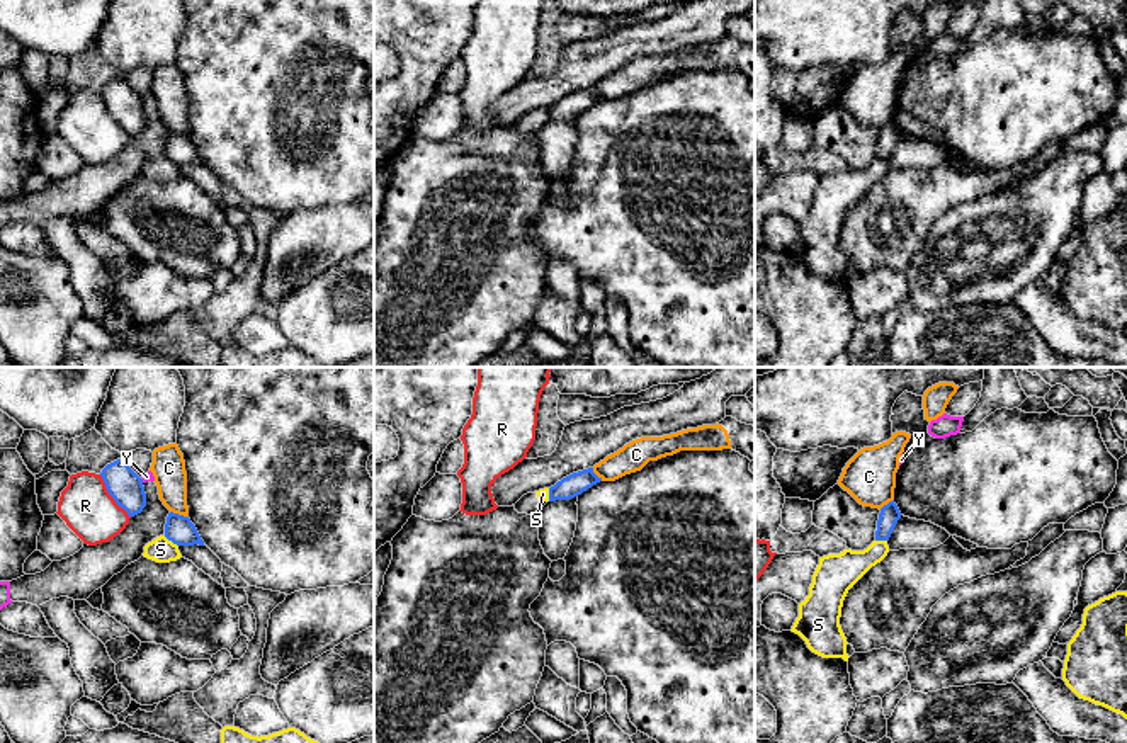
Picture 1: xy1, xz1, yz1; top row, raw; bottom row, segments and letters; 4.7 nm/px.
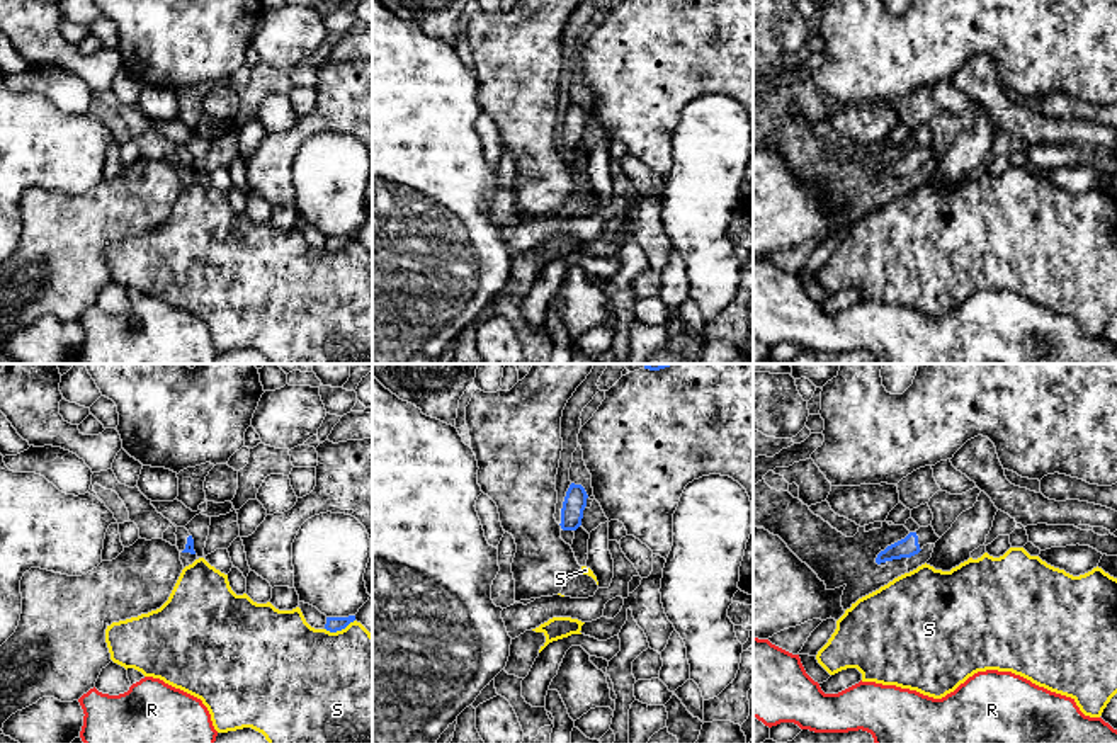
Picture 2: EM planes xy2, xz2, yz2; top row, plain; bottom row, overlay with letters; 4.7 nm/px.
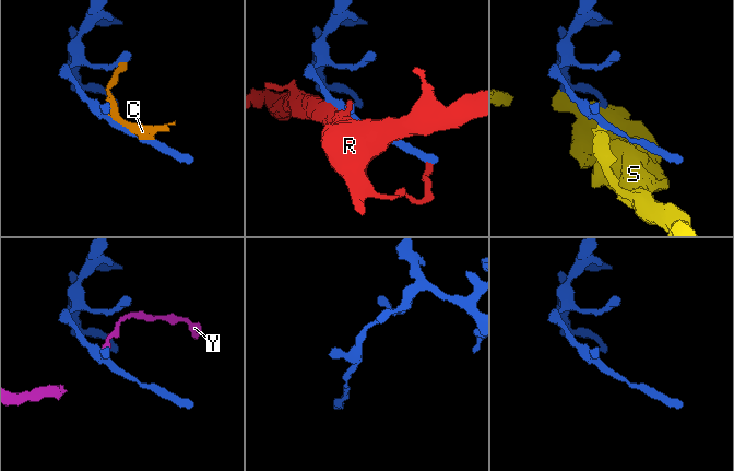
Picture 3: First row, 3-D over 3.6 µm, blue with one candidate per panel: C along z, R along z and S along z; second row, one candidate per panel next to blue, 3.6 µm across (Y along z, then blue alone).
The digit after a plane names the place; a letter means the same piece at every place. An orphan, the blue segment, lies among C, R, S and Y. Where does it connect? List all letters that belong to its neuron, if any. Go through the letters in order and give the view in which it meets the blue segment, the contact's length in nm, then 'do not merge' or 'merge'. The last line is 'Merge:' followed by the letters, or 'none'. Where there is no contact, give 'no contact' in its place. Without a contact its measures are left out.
C: xy1 | 90 nm | do not merge
R: xy1 | 260 nm | do not merge
S: xy2 | 150 nm | do not merge
Y: xy1 | 30 nm | do not merge
Merge: none

